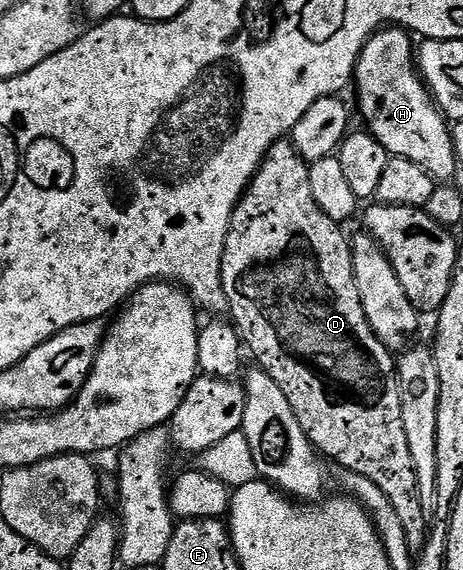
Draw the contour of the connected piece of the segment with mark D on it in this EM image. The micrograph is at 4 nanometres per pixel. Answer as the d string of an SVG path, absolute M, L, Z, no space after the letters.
M291 140L276 141L267 156L264 157L264 162L260 165L256 176L253 177L251 185L245 189L244 196L241 197L239 204L232 212L232 222L228 228L228 239L220 268L224 290L228 296L230 317L236 328L240 330L241 338L251 360L253 357L256 360L253 362L263 369L266 375L270 375L270 379L274 379L274 383L278 383L278 387L282 387L282 395L286 395L286 399L290 399L290 407L294 407L294 415L298 419L298 423L302 424L302 429L312 445L327 460L332 459L342 466L345 472L364 475L366 479L373 480L378 487L381 487L393 504L398 519L402 522L409 549L413 553L419 553L424 550L428 540L430 521L422 509L416 469L410 453L404 419L402 419L402 395L396 374L397 358L394 356L393 350L387 349L378 339L378 335L370 327L370 319L366 319L366 311L362 307L362 295L358 295L358 283L354 279L352 246L349 238L347 236L344 238L344 233L340 230L343 228L337 222L331 221L322 211L322 207L318 207L318 203L314 199L314 191L310 191L309 168L309 162L300 158L300 153L292 146Z

